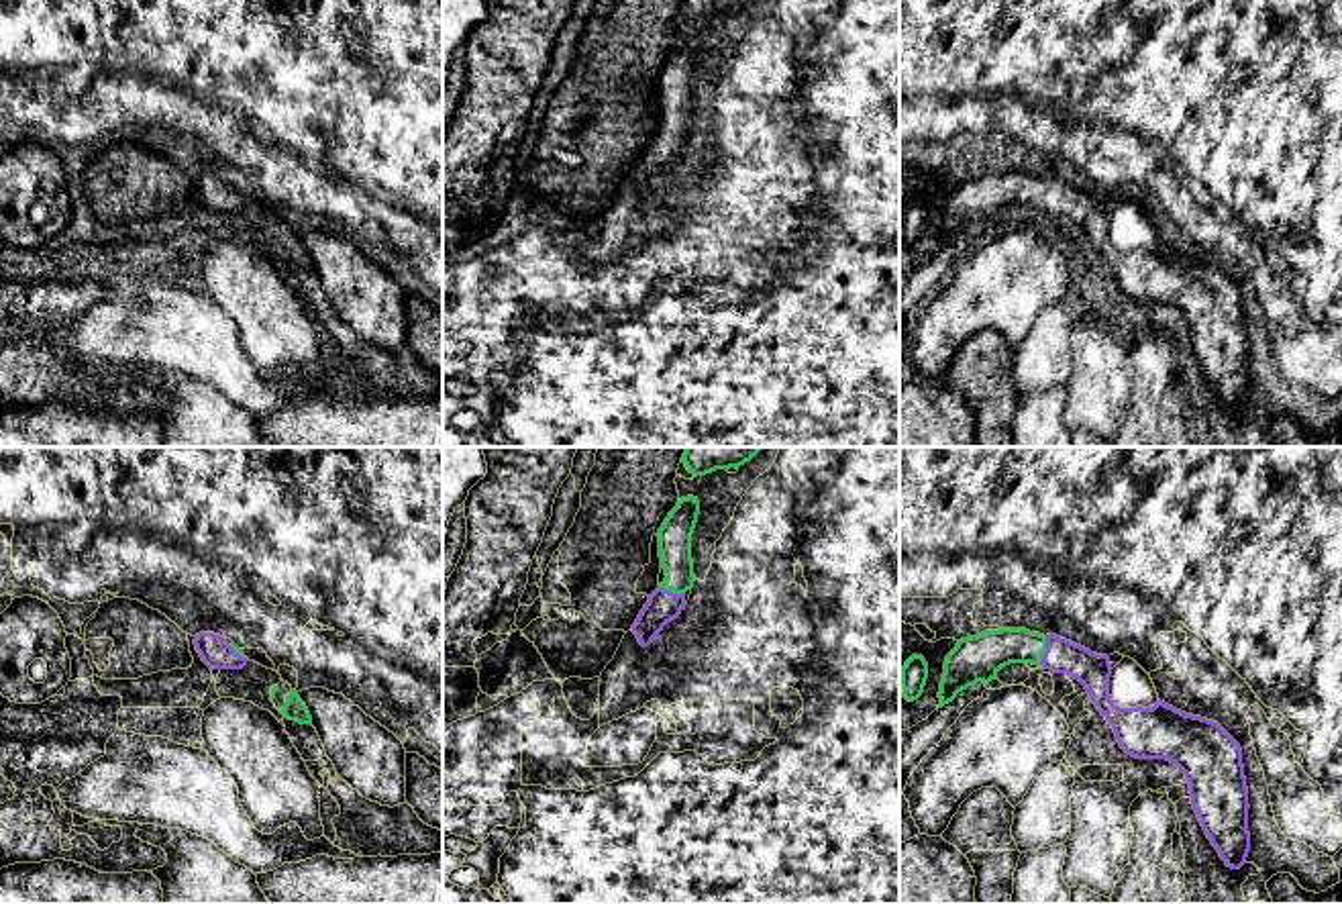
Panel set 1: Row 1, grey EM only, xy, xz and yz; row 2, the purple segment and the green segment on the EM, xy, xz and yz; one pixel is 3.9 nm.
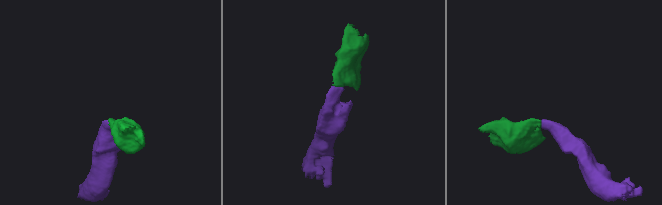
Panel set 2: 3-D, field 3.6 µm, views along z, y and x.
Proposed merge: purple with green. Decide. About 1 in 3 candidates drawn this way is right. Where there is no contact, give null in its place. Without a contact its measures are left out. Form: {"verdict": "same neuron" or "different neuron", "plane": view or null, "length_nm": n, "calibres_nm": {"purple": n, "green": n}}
{"verdict": "same neuron", "plane": "yz", "length_nm": 120, "calibres_nm": {"purple": 140, "green": 170}}

